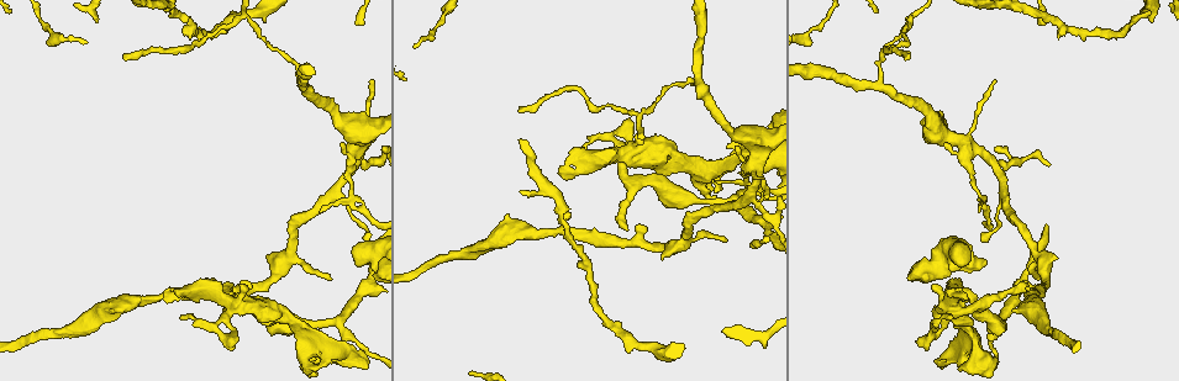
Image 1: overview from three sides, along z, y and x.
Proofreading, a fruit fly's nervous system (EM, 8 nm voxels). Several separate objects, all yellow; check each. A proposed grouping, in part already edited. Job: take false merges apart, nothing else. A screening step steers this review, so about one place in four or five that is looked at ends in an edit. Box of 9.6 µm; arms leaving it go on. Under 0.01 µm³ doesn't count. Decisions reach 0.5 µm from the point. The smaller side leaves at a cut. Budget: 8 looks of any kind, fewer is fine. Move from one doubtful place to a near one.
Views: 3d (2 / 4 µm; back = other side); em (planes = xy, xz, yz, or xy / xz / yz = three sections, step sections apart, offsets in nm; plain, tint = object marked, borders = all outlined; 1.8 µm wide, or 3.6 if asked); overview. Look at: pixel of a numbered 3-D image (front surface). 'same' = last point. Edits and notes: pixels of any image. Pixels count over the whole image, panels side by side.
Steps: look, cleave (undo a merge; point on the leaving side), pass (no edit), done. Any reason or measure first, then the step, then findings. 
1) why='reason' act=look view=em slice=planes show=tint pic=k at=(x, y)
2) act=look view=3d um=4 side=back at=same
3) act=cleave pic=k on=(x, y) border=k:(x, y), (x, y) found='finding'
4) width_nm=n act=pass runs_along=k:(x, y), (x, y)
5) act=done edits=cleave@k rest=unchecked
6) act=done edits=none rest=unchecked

why='two arms at a narrow angle' act=look view=3d um=4 pic=1 at=(963, 145)

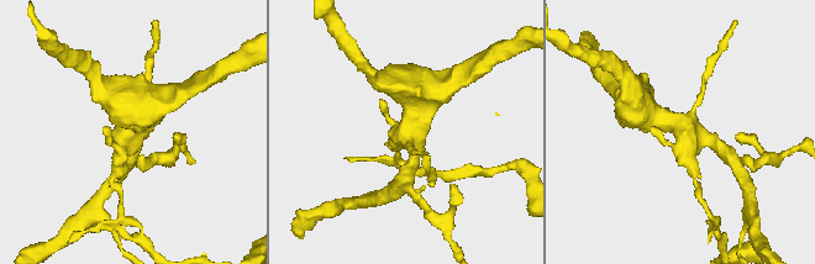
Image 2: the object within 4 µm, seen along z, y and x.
act=look view=em slice=planes show=tint pic=2 at=(681, 128)

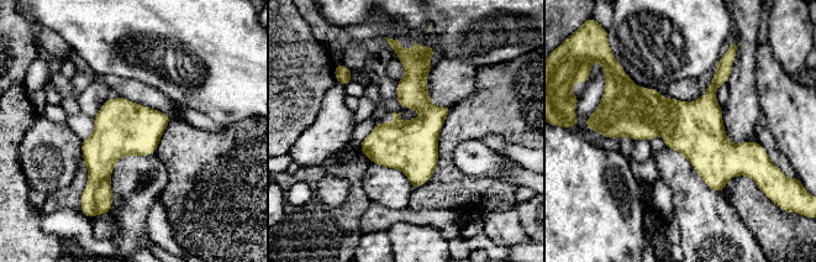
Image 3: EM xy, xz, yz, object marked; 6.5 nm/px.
act=pass runs_along=3:(609, 127), (756, 147) found='all the same neuron'

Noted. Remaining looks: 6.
why='abrupt turn' act=look view=em slice=xz step=16 show=tint pic=1 at=(960, 310)

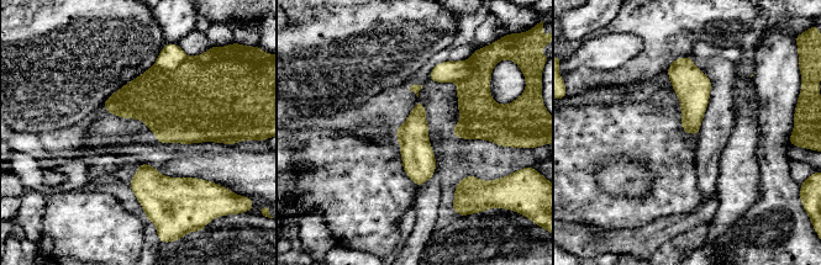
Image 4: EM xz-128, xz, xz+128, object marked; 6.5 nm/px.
act=look view=em slice=planes show=tint at=same

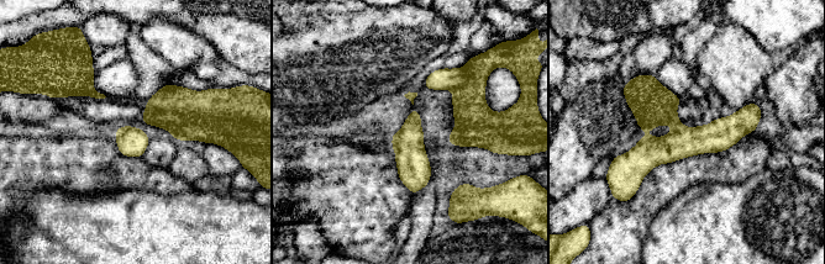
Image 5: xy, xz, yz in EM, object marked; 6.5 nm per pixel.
act=cleave pic=5 on=(473, 119) border=5:(463, 68), (464, 82), (448, 89) found='two neurons meet here'

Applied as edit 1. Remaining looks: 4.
act=done edits=cleave@5 rest=unchecked

